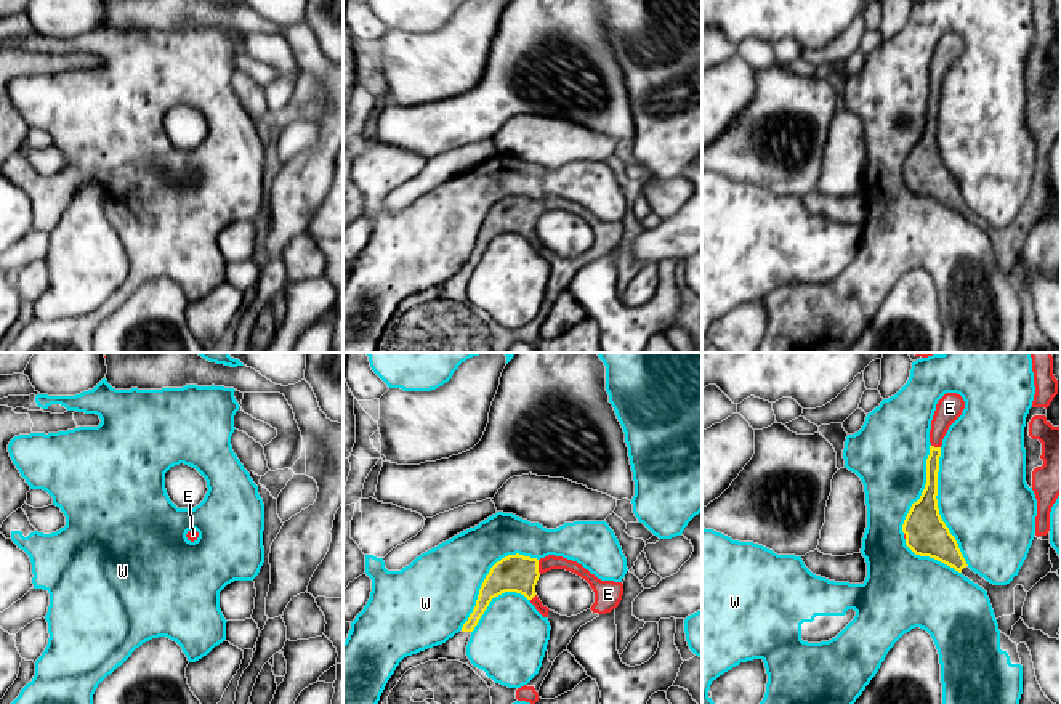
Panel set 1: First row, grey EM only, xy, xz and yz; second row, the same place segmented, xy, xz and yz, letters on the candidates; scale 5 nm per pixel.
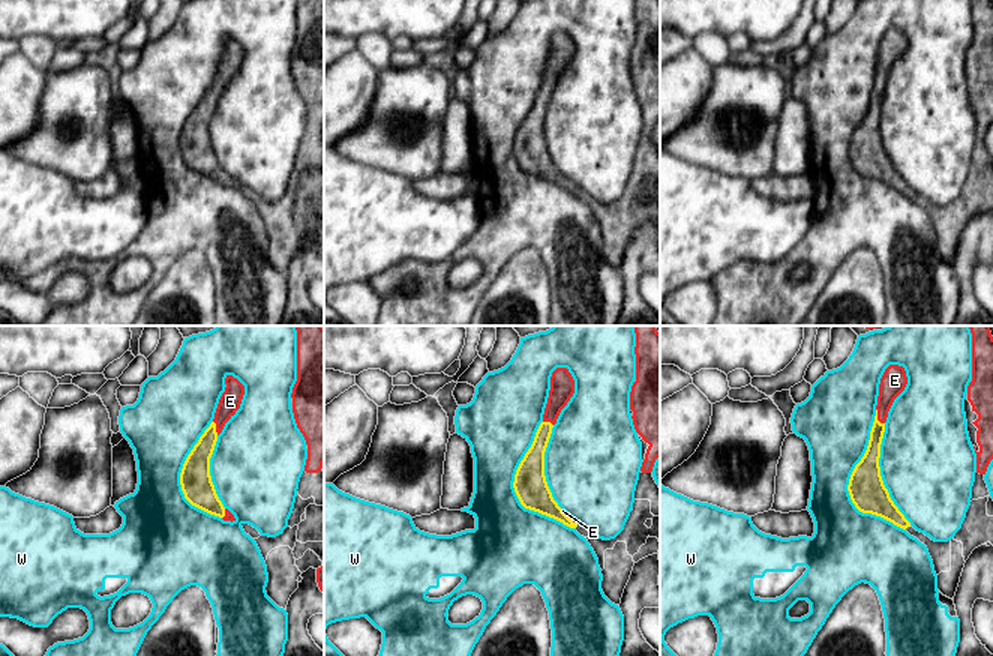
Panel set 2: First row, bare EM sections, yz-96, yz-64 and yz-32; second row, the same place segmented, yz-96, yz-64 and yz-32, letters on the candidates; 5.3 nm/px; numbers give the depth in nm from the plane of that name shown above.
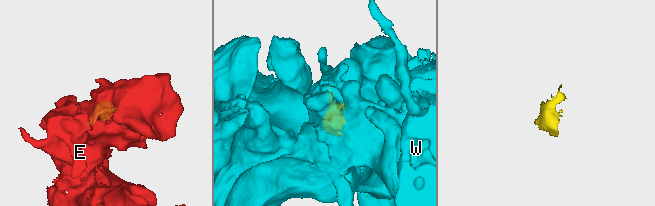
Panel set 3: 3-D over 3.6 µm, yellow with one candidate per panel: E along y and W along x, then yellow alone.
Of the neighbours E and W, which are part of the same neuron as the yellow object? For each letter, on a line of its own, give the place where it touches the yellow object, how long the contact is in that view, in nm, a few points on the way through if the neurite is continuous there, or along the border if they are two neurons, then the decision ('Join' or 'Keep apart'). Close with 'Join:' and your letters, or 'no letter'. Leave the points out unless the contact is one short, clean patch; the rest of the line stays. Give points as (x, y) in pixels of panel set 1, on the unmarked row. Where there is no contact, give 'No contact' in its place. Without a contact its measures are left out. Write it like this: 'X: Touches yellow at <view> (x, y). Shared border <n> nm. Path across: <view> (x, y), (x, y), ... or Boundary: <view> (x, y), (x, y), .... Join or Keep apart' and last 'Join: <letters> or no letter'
E: Touches yellow at xz (537, 207). Shared border 70 nm. Join
W: Touches yellow at yz (936, 148). Shared border 600 nm. Keep apart
Join: E

